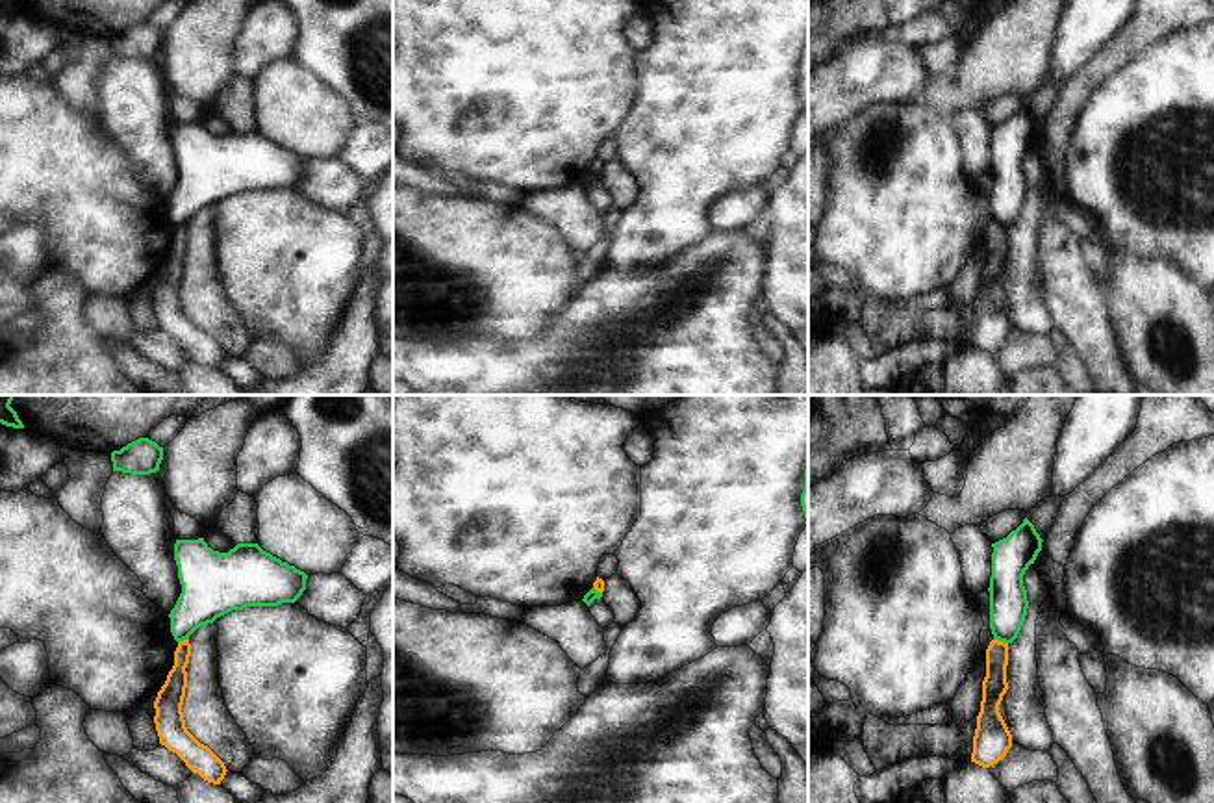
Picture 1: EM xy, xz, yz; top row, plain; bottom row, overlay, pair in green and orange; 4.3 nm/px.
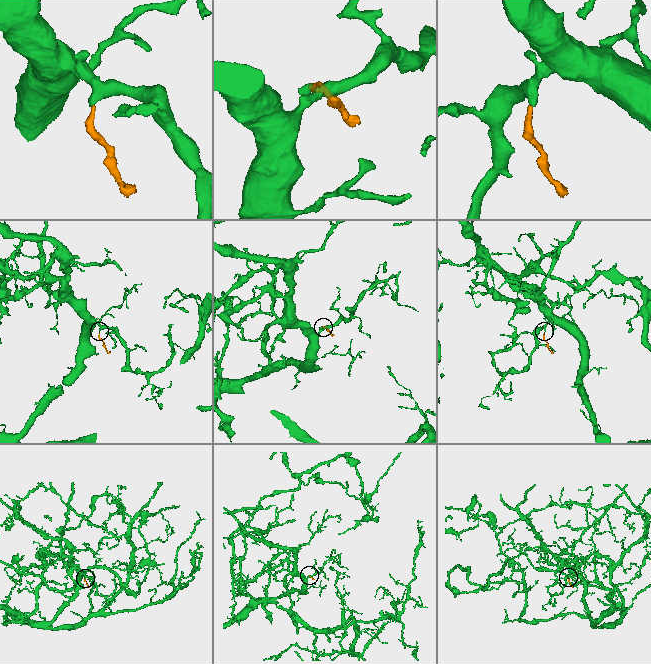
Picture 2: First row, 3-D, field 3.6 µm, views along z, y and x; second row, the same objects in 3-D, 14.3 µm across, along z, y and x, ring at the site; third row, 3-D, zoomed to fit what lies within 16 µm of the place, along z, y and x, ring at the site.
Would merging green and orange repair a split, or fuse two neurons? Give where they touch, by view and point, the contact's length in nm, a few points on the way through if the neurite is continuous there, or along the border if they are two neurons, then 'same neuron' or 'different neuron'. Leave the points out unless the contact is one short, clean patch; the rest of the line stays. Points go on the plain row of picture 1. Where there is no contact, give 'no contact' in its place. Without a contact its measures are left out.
contact yz (1001, 225); length 70 nm; border yz (994, 223), (1007, 229); different neuron

